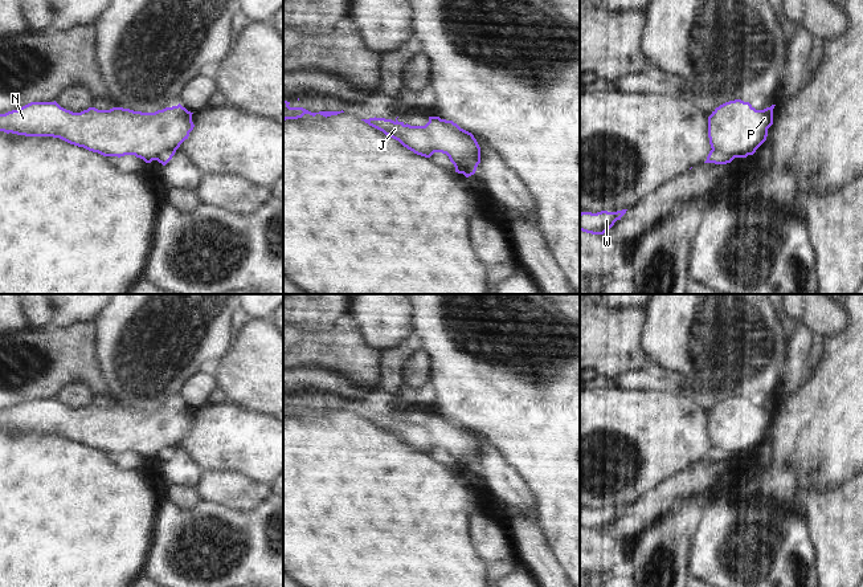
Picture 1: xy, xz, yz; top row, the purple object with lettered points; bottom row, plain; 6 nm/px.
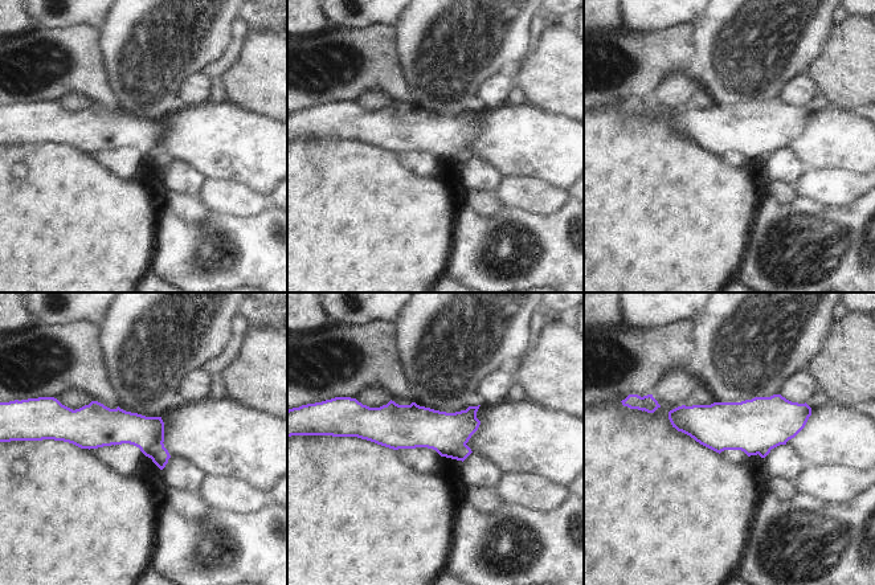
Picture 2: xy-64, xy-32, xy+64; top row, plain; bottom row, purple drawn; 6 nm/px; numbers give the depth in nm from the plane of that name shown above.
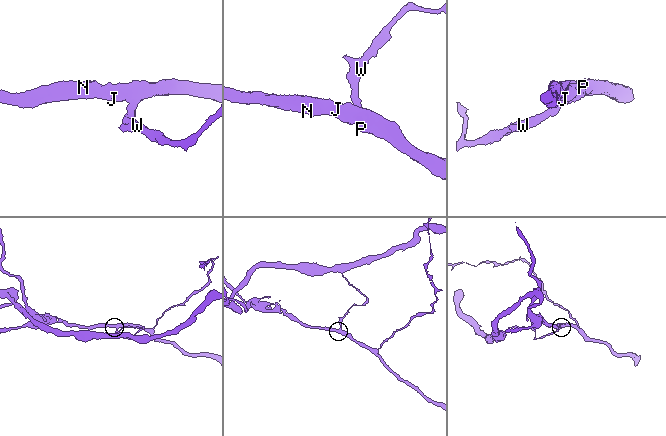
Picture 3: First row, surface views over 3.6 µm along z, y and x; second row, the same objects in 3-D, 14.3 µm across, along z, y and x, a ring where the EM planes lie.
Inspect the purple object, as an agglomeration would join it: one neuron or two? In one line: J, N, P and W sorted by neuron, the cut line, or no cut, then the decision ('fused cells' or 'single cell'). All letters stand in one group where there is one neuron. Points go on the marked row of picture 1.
J N P / W | xy (175, 149), (162, 151), (155, 159) | fused cells

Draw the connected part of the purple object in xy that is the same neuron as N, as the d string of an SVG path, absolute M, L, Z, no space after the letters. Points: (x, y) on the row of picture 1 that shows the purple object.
M30 102L17 110L0 114L0 131L25 136L53 136L70 144L83 147L103 156L135 155L146 163L167 150L177 150L188 139L195 125L192 114L180 103L155 113L134 111L123 107L98 110L89 107L73 113L54 102Z

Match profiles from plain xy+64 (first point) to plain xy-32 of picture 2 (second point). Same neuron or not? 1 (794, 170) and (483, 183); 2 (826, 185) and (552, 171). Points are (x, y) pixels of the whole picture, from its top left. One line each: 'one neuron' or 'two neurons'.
1: one neuron
2: two neurons

